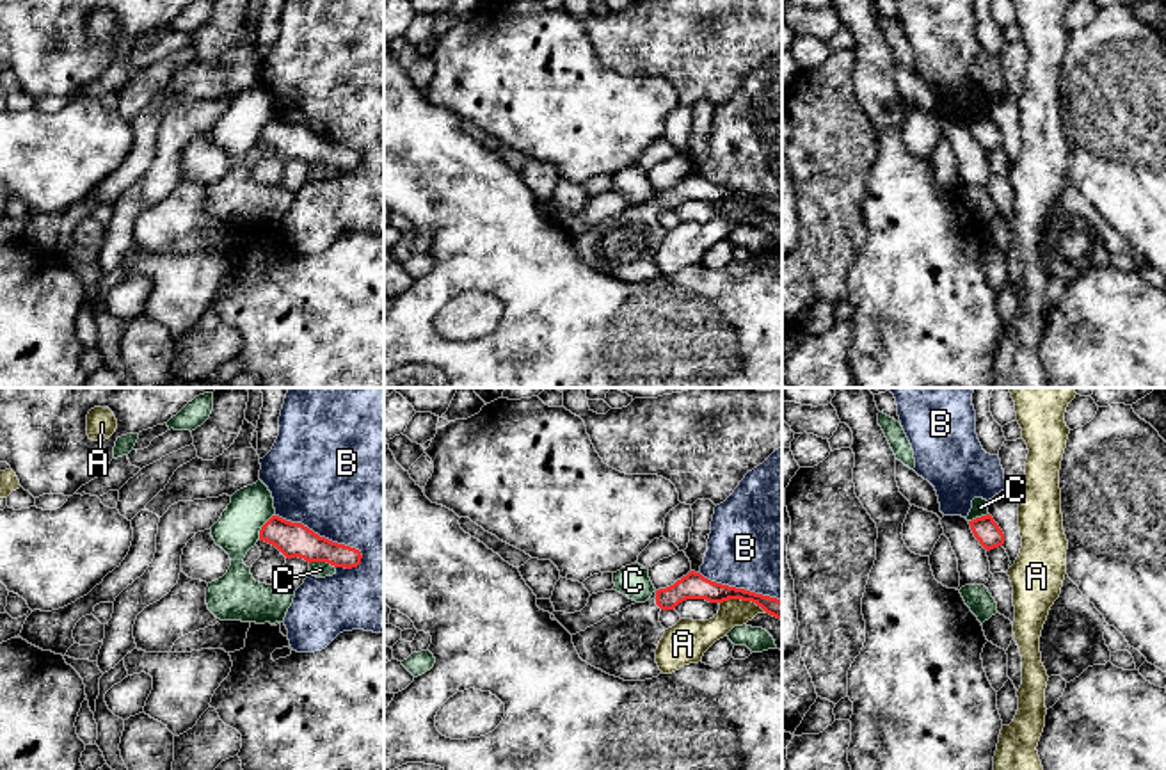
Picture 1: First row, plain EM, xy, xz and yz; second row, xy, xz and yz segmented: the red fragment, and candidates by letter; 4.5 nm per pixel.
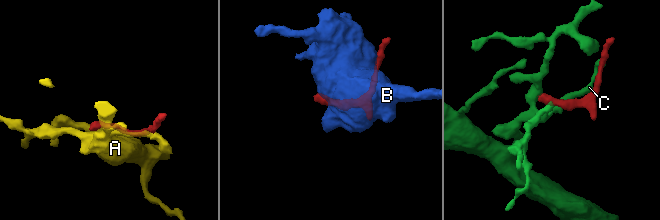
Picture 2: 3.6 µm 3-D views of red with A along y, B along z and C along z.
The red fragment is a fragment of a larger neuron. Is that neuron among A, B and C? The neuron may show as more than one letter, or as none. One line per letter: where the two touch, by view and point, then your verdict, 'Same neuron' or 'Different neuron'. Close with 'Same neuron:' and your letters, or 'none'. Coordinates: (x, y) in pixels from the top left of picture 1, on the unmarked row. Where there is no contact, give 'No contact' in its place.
A: Touches red at xz (743, 201). Different neuron
B: Touches red at xy (324, 139). Different neuron
C: Touches red at xy (322, 162). Different neuron
Same neuron: none

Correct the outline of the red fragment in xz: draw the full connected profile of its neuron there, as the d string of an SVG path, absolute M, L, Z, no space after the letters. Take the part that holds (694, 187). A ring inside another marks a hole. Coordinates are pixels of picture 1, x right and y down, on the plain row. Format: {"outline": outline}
{"outline": "M690 172L674 187L656 192L654 201L635 205L572 237L572 245L583 263L610 277L624 283L658 279L661 272L656 265L656 251L665 237L659 213L674 212L686 201L706 201L709 205L752 203L782 222L780 201L722 187Z"}

